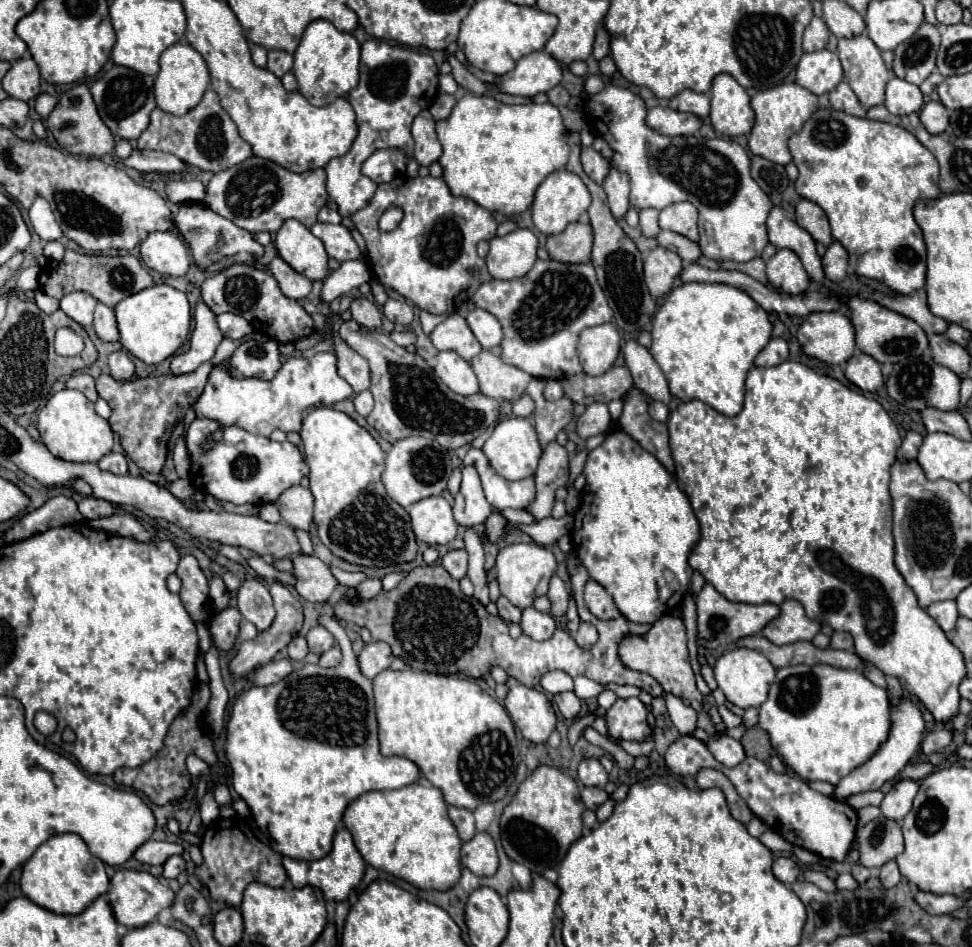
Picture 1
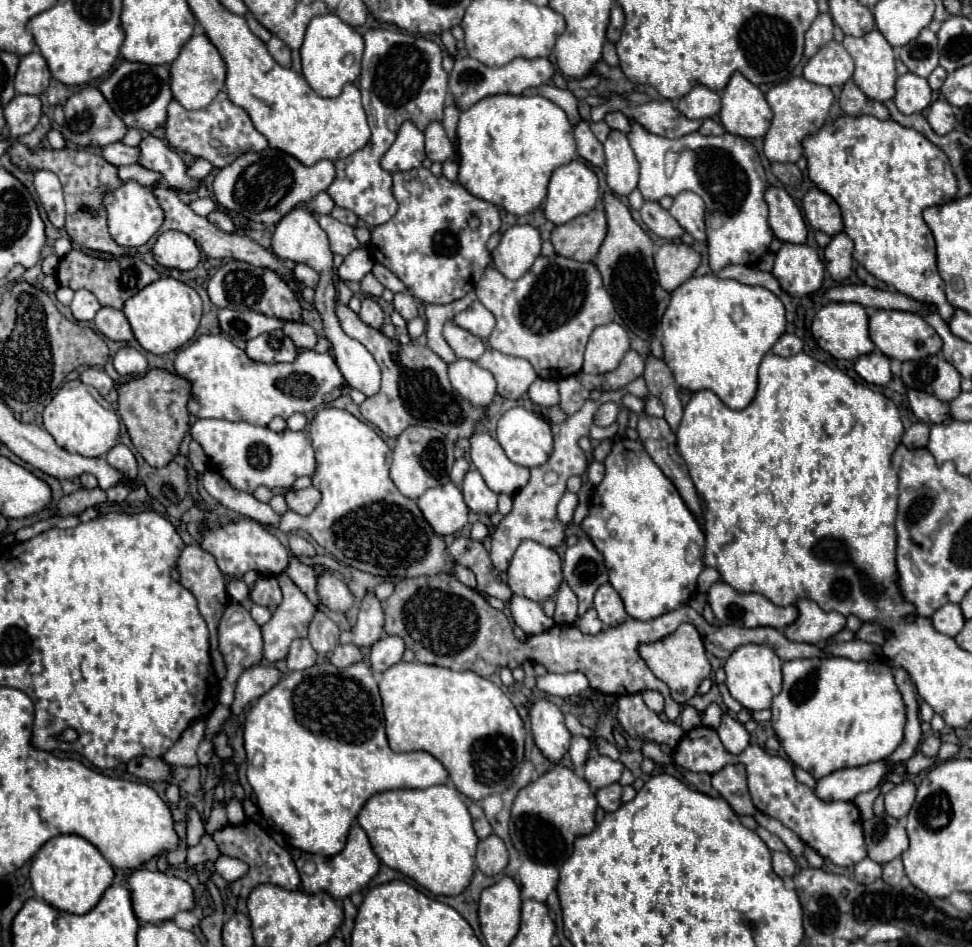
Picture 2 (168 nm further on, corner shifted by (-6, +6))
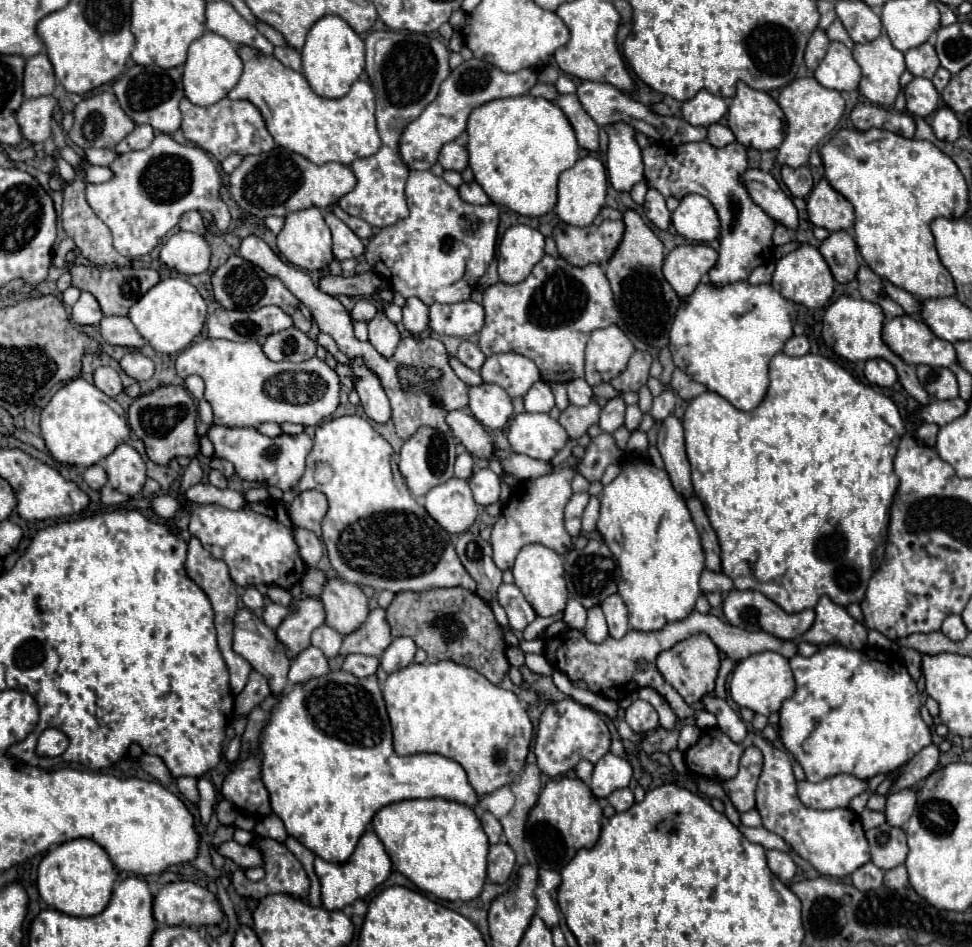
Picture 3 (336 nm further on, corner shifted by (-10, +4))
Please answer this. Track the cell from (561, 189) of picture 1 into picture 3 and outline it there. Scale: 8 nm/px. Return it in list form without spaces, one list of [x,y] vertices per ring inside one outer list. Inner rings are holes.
[[[584,156],[580,158],[572,168],[560,174],[558,180],[558,204],[556,204],[556,214],[560,220],[572,226],[588,226],[604,206],[606,198],[606,168],[596,156]]]

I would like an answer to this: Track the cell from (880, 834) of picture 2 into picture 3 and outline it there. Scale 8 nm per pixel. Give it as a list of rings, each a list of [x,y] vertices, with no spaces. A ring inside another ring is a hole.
[[[882,824],[878,828],[866,830],[866,840],[870,844],[872,862],[882,870],[892,870],[906,860],[906,834],[900,828]]]

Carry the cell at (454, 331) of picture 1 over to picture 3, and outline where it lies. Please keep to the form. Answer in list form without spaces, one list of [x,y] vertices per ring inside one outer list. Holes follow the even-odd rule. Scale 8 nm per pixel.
[[[462,342],[456,356],[458,356],[458,360],[460,360],[464,366],[468,366],[468,368],[472,368],[472,370],[482,368],[482,364],[484,364],[484,360],[486,360],[486,356],[482,354],[482,350],[480,350],[476,344],[472,344],[472,342]]]

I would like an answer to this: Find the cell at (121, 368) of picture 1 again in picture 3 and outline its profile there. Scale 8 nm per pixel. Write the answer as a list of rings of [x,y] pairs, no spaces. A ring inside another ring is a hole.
[[[128,352],[120,360],[120,366],[128,376],[132,376],[138,382],[146,382],[154,376],[154,362],[146,356],[142,356],[140,352]]]

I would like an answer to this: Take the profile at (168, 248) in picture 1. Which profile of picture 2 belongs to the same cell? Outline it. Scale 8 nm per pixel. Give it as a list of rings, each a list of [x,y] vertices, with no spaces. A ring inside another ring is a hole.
[[[178,230],[162,232],[152,248],[152,254],[158,264],[176,270],[192,270],[200,262],[198,244]]]

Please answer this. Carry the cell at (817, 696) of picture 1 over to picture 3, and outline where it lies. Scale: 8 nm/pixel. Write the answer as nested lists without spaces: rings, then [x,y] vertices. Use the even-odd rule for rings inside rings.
[[[826,644],[808,658],[800,654],[792,656],[790,666],[796,678],[796,692],[782,704],[780,738],[786,750],[802,764],[808,782],[820,782],[836,774],[852,774],[860,780],[870,780],[876,774],[890,774],[932,742],[932,732],[920,716],[916,682],[896,656],[876,656],[870,648],[850,650],[842,644]]]

